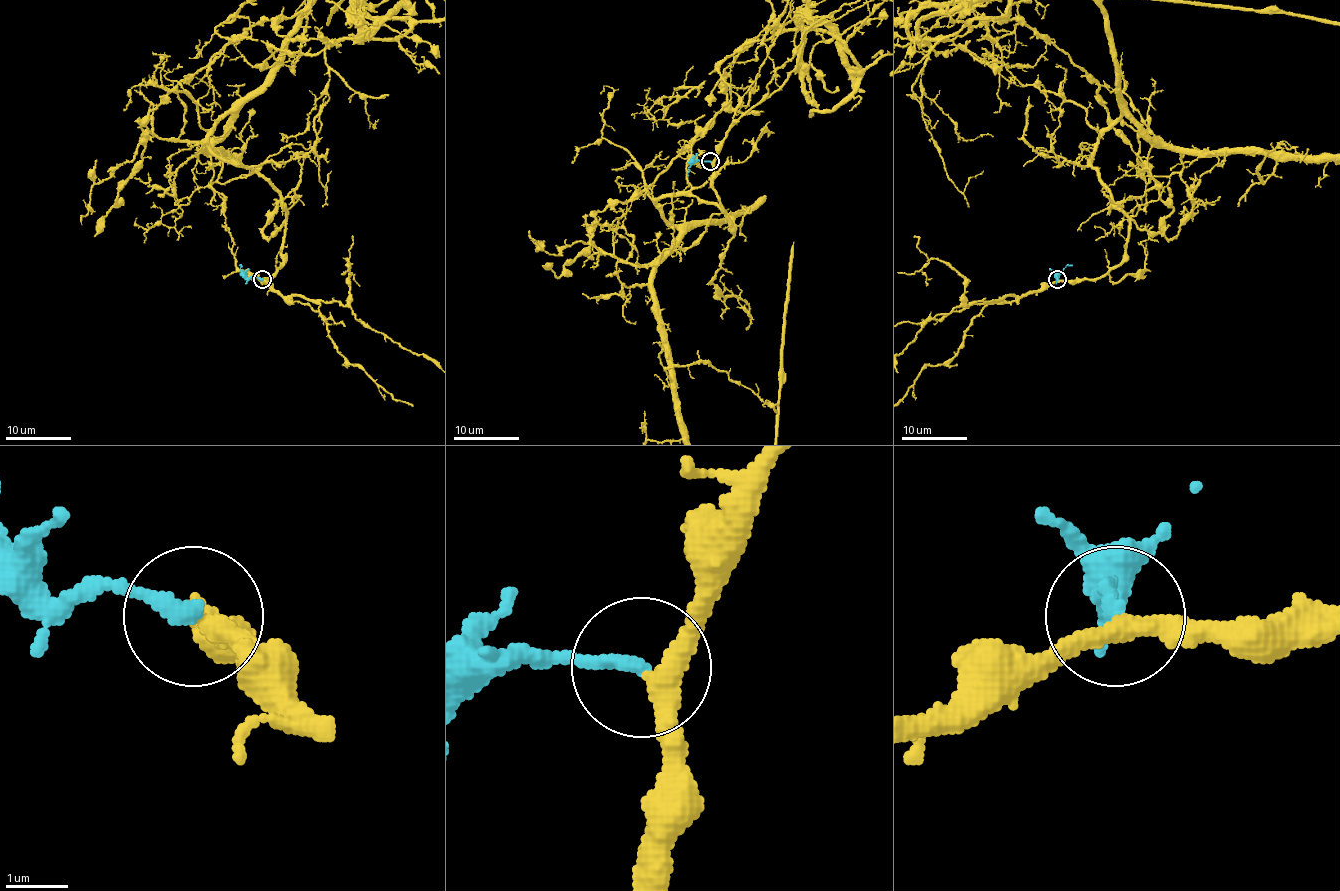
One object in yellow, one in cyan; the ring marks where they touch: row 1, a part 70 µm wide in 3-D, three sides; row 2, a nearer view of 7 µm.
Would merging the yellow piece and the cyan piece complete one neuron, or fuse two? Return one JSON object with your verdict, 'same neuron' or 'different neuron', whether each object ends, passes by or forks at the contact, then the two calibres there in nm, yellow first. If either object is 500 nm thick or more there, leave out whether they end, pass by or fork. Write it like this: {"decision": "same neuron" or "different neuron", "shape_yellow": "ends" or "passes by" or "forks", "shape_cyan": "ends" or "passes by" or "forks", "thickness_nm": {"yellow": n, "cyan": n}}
{"decision": "same neuron", "shape_yellow": "passes by", "shape_cyan": "ends", "thickness_nm": {"yellow": 320, "cyan": 280}}

